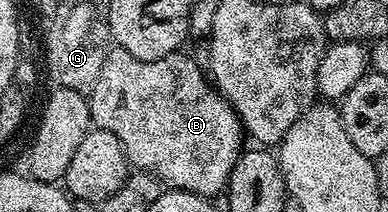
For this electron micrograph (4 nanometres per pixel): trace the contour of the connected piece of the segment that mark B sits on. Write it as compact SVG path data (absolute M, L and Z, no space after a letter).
M110 49L87 101L92 125L115 135L119 144L123 144L125 158L134 171L151 174L166 187L192 194L214 196L228 187L231 172L243 153L243 127L229 101L207 77L202 63L200 66L185 52L168 54L148 62L131 56L131 52L126 50Z

